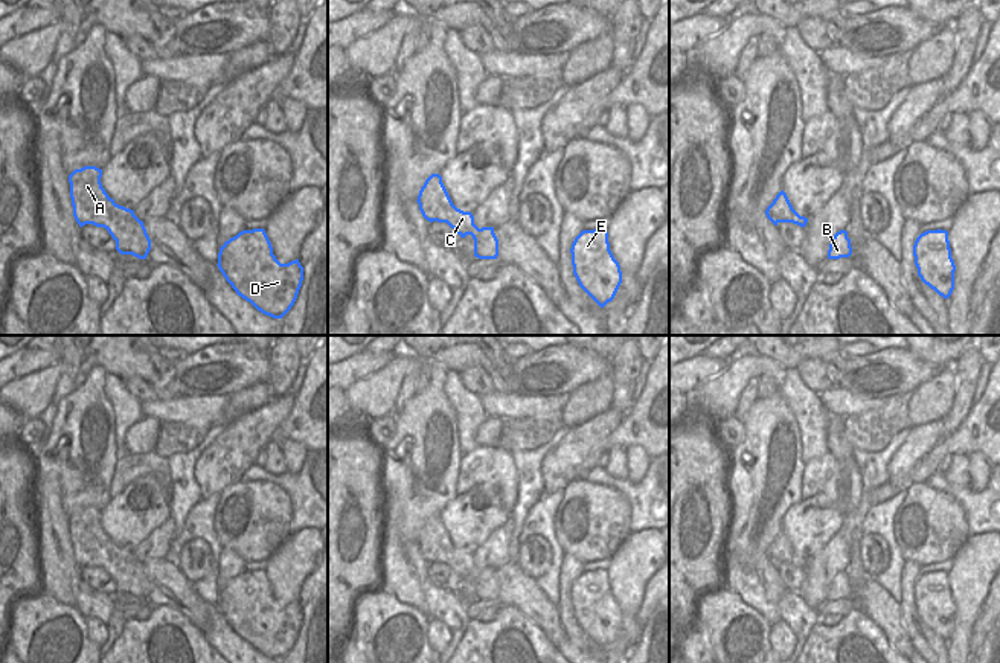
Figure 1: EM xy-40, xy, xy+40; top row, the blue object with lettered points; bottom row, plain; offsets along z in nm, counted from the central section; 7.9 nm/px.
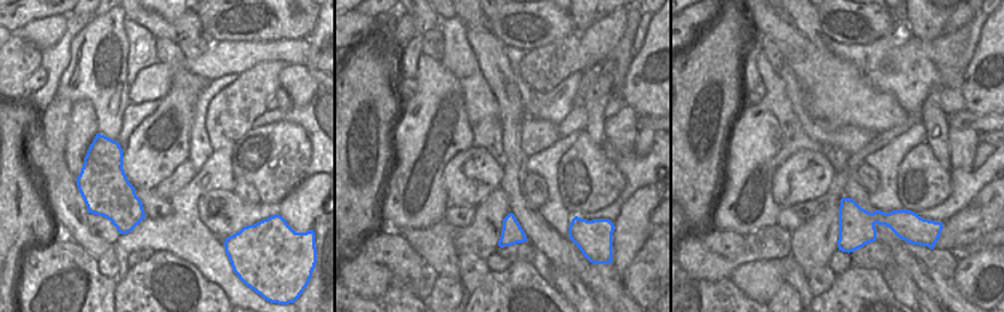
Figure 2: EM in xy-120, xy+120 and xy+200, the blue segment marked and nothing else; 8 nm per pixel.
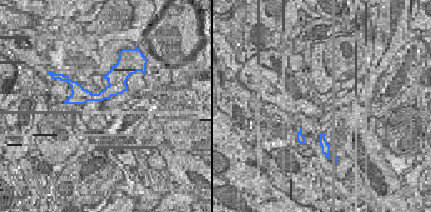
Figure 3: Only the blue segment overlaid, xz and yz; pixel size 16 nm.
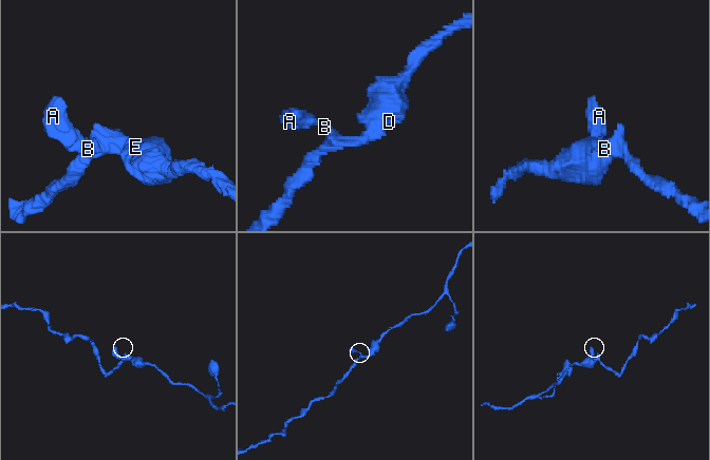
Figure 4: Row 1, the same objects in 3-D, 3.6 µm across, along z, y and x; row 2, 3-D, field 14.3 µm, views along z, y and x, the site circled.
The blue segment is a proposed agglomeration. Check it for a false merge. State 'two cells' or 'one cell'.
one cell

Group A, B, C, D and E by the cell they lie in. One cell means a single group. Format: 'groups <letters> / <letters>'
groups A B C D E

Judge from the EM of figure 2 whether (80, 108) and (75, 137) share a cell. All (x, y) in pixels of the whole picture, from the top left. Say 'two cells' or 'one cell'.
one cell

